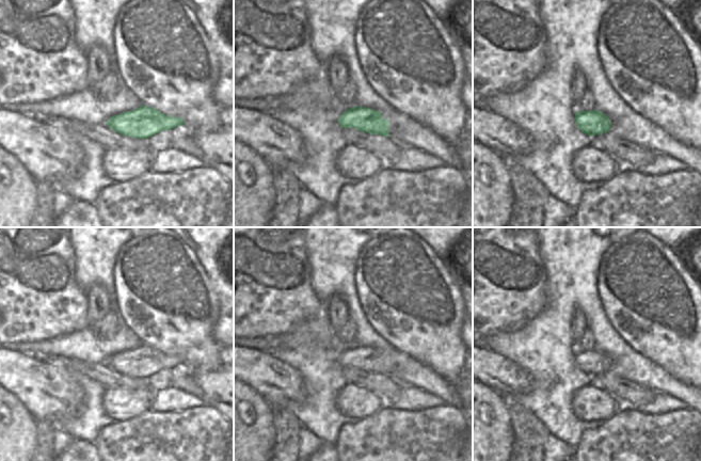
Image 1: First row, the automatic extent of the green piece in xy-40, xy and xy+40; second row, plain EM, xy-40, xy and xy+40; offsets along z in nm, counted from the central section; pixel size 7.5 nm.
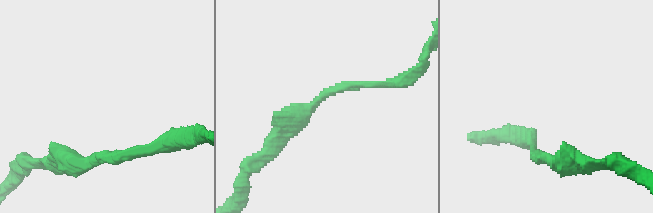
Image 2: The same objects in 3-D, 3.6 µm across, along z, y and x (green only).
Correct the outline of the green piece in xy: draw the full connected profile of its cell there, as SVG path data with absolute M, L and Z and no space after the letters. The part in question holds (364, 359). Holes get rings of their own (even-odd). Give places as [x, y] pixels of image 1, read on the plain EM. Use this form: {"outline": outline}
{"outline": "M365 346L347 348L338 357L341 367L354 367L361 371L389 376L389 360L380 350Z"}

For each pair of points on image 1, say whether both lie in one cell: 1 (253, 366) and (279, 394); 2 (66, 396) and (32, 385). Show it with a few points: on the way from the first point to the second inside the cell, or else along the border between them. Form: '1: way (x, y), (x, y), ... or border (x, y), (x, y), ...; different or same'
1: way (260, 374), (265, 378), (265, 383), (271, 387); same
2: way (58, 395), (41, 386); same

